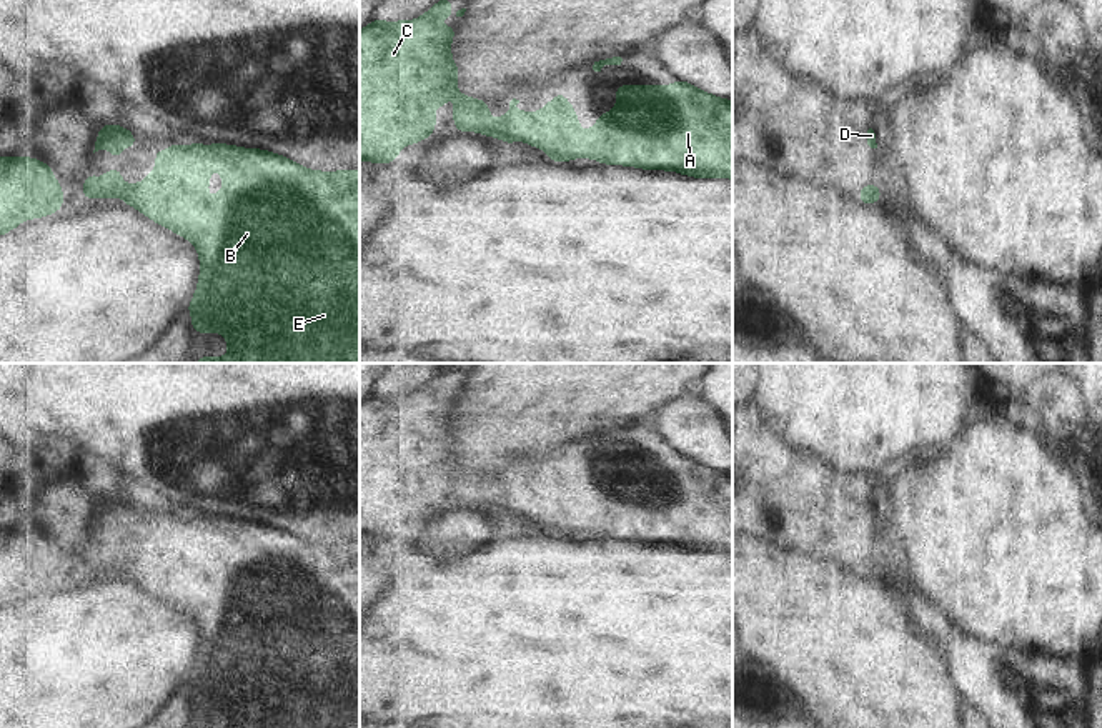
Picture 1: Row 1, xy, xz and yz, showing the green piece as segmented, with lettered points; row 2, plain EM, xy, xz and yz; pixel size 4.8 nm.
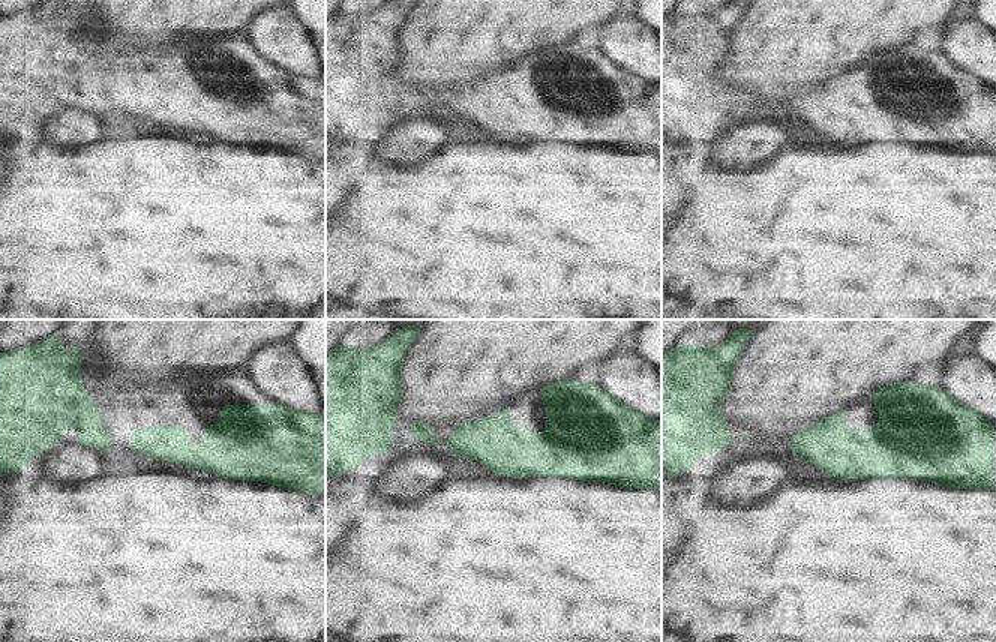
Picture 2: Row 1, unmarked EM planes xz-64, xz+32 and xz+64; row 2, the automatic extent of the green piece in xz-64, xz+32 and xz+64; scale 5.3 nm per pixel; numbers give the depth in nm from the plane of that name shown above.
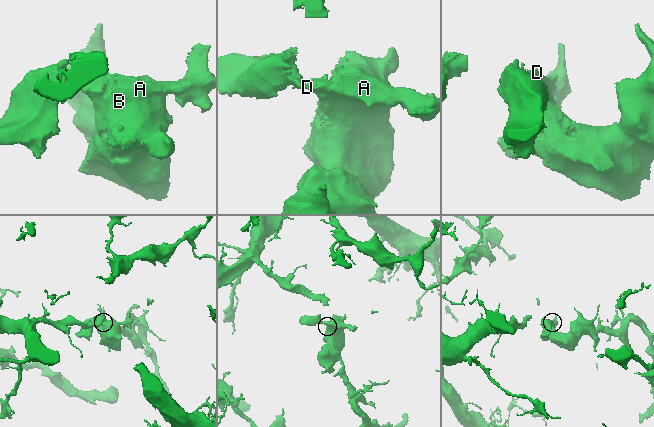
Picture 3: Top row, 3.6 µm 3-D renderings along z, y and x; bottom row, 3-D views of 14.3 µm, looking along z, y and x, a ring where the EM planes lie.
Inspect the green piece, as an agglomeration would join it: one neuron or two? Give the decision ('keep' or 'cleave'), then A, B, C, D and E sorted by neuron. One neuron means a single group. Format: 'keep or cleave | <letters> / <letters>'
keep | A B C D E

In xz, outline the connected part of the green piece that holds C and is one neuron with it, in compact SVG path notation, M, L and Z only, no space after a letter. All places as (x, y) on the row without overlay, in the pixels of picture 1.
M443 368L426 386L414 393L371 393L360 403L360 535L386 538L400 531L405 518L426 513L436 503L434 481L444 480L449 470L456 471L451 491L456 495L454 506L478 505L484 510L501 511L506 518L524 515L546 525L549 535L571 535L573 531L591 531L604 538L636 540L641 543L678 545L692 551L729 551L732 553L732 473L719 471L681 451L674 458L616 458L616 480L603 485L596 496L581 505L581 493L574 480L558 465L539 485L518 485L519 473L509 475L509 486L496 495L491 483L481 471L463 468L456 453L459 441L451 430L451 413L456 401L439 400L439 391L453 386L451 373Z

